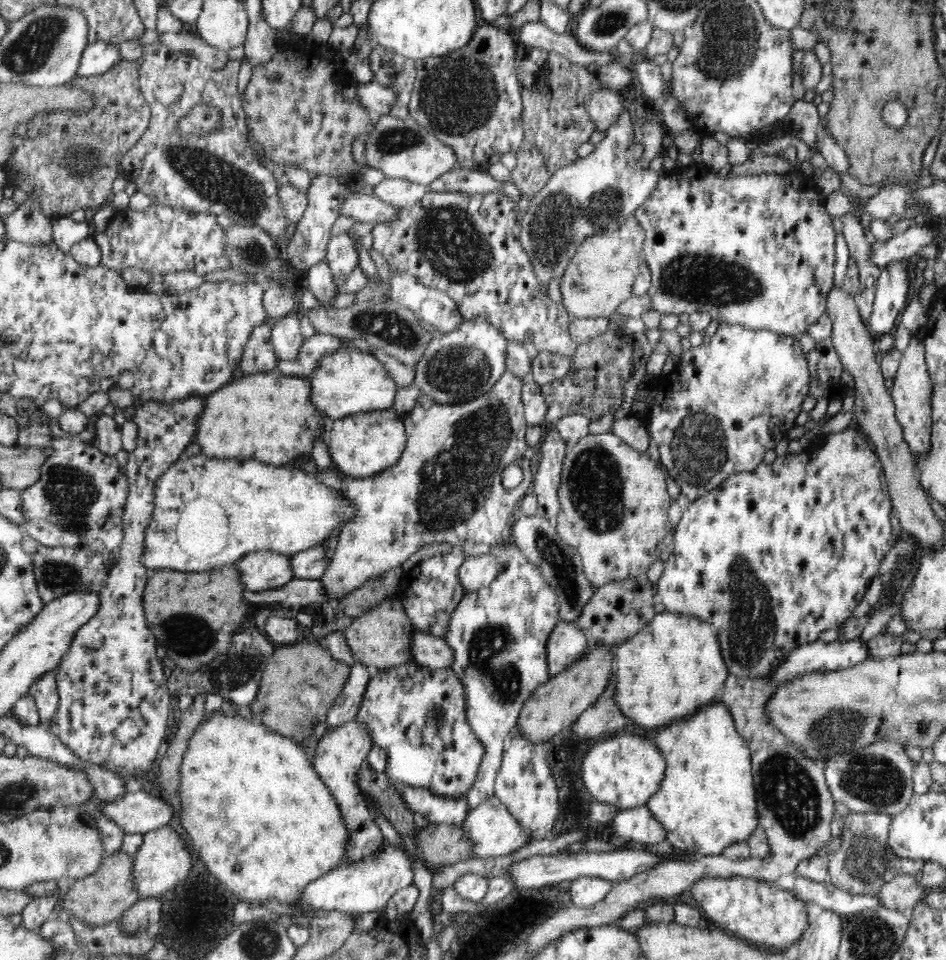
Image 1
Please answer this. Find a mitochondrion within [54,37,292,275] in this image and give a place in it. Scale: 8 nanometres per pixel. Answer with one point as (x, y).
(219, 181)

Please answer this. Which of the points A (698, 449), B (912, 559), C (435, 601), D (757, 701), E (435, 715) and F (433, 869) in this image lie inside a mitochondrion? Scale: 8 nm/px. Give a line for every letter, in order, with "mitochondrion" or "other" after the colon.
A: mitochondrion
B: other
C: other
D: other
E: mitochondrion
F: other

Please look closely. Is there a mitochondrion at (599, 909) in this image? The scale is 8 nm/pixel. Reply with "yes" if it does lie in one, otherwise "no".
no

